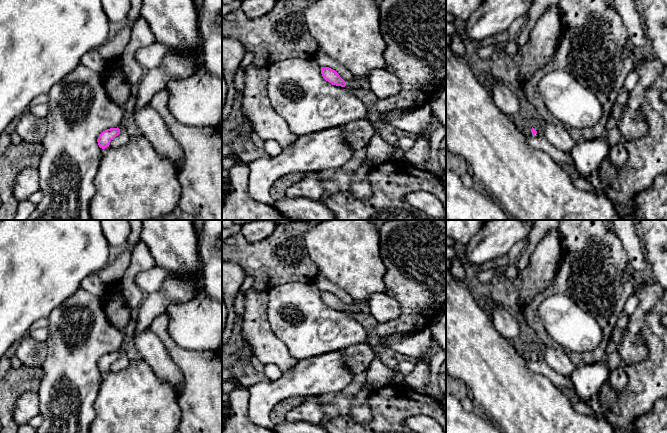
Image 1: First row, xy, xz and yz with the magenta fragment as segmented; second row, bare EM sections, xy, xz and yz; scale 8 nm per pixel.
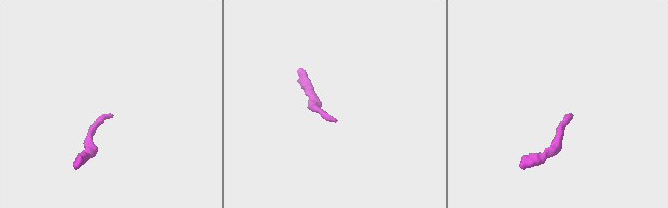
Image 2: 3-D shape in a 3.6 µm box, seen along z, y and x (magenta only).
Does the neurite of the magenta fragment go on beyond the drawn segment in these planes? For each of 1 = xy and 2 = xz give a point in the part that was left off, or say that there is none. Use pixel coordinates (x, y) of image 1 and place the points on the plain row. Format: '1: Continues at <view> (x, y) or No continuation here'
1: No continuation here
2: No continuation here

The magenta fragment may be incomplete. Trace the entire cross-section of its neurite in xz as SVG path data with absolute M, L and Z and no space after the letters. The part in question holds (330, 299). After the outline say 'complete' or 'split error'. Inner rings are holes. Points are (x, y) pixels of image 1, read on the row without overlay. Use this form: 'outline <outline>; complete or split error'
outline M321 291L321 298L323 302L332 309L345 311L346 306L340 301L340 299L329 291Z; complete

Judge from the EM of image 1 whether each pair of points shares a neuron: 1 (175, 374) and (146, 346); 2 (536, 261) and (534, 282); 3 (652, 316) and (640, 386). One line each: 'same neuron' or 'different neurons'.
1: same neuron
2: same neuron
3: same neuron

